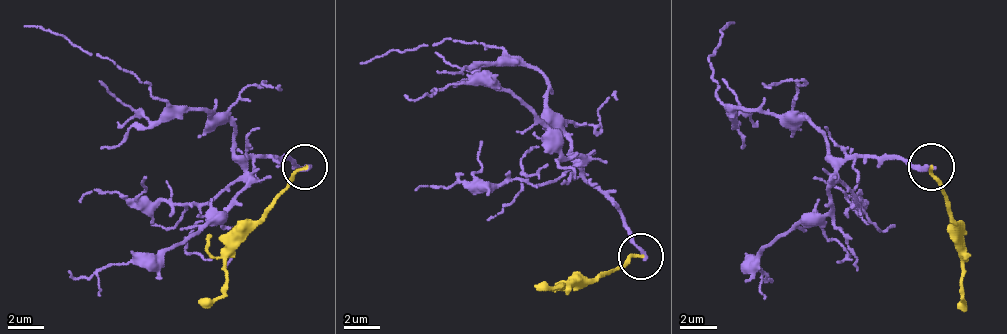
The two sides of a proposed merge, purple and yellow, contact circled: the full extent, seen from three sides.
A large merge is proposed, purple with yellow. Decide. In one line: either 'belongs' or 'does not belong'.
does not belong

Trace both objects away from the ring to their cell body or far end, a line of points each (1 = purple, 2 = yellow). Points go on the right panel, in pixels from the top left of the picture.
1: (930, 165), (833, 156), (805, 119), (754, 110), (730, 110), (716, 96), (707, 58), (735, 21)
2: (930, 165), (963, 263), (963, 305)

